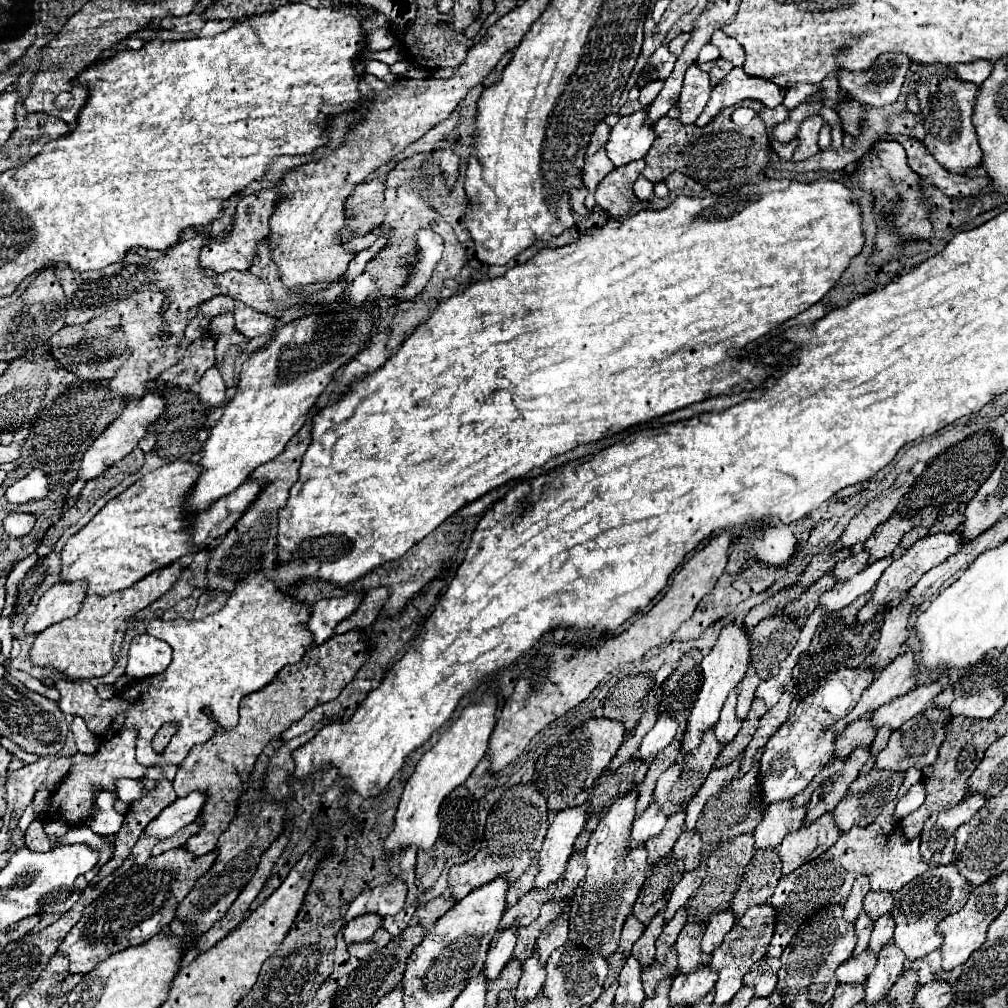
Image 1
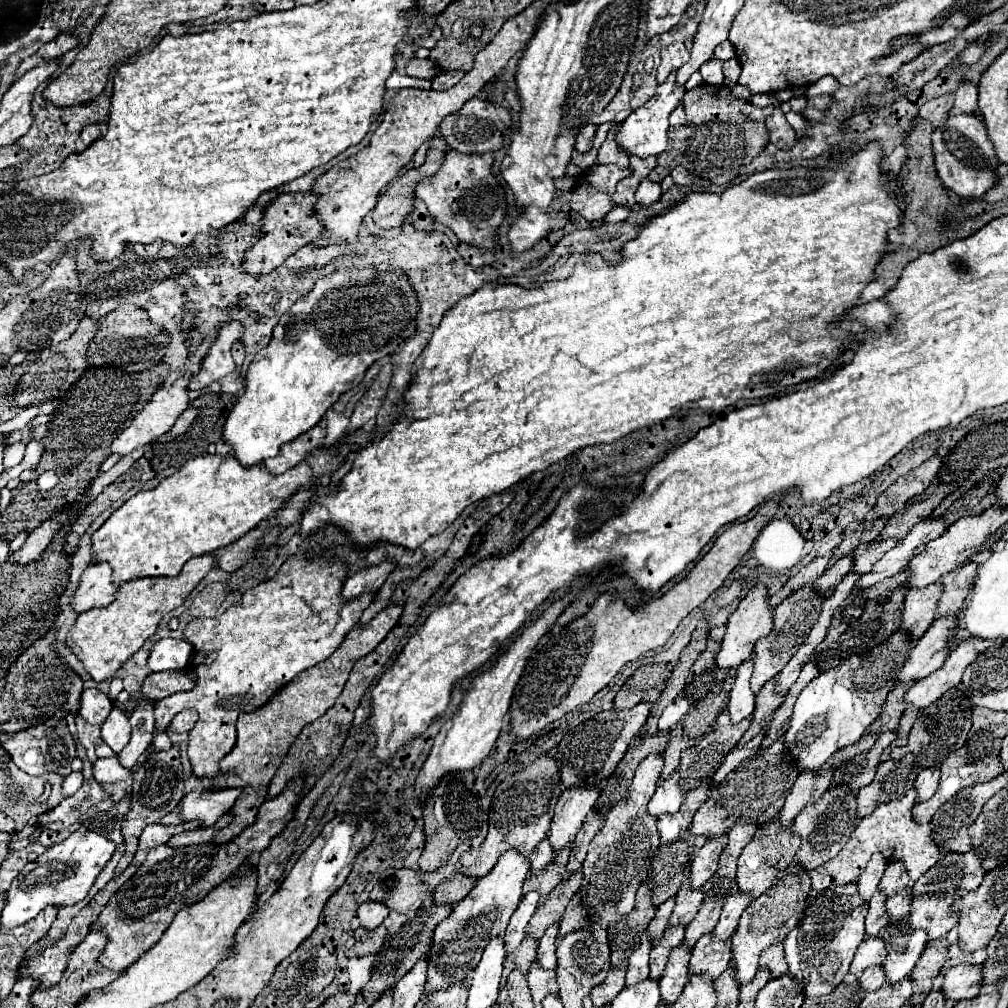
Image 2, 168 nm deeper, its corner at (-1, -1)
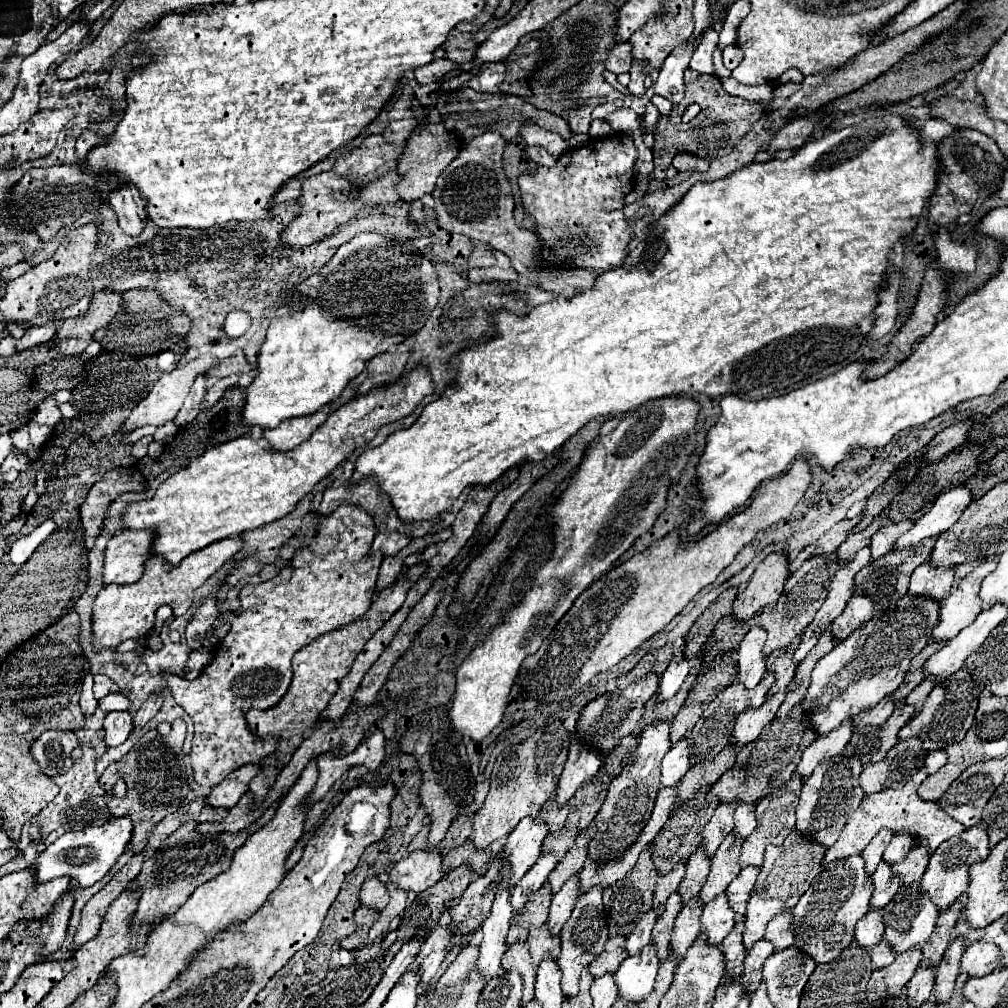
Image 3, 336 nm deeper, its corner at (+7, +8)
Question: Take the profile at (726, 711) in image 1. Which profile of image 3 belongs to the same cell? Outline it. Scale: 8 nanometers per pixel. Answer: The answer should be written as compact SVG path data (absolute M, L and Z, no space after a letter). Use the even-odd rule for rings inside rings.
M754 626L738 646L736 682L740 682L746 688L754 688L766 674L766 658L762 658L764 640L766 640L766 632Z

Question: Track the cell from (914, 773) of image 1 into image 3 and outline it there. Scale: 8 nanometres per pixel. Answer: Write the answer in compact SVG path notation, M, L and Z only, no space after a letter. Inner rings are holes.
M918 770L904 788L886 788L886 790L880 790L876 794L866 796L860 802L858 810L848 818L836 844L826 850L824 864L830 864L832 860L838 860L838 858L848 858L852 854L860 854L864 850L864 846L878 834L880 828L890 828L892 832L908 832L910 836L914 836L916 842L926 842L926 848L930 852L934 852L944 840L964 832L962 824L958 824L950 816L946 816L938 808L936 802L924 802L918 798L916 790L924 778L926 778L926 772Z

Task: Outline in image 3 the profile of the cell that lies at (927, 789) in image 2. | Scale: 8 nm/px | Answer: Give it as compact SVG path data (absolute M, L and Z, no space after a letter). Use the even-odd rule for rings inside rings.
M934 750L934 752L928 752L926 760L924 760L924 768L928 774L934 774L938 772L942 766L946 764L946 754L942 750Z

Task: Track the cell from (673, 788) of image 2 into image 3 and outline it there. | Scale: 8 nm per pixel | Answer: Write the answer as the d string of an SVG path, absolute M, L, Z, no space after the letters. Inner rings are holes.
M682 738L678 746L672 746L668 754L662 760L660 766L660 788L672 788L676 786L682 776L688 772L690 762L688 762L688 738Z

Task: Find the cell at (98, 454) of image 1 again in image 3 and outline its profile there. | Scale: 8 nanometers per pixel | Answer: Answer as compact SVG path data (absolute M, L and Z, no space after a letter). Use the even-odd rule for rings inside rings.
M206 354L206 356L200 356L200 358L194 358L194 360L190 360L190 362L180 362L172 372L164 374L164 376L154 384L154 388L148 392L148 396L146 396L142 402L136 404L136 408L132 410L132 414L130 414L130 416L126 418L126 422L124 422L124 432L132 432L132 430L136 430L136 428L140 428L140 426L146 426L146 424L162 426L162 424L174 420L176 414L178 414L178 410L182 408L182 402L184 402L184 398L186 398L186 394L188 394L188 390L190 390L190 386L192 386L192 382L194 382L194 378L196 378L198 374L206 374L208 368L212 368L212 366L216 366L216 364L218 364L218 360L216 360L214 356L208 356L208 354Z

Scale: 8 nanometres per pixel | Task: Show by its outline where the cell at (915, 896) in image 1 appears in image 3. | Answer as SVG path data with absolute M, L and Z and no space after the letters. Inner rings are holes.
M982 824L970 828L970 830L964 830L962 834L942 842L932 854L930 854L930 862L926 866L926 872L920 880L920 894L926 894L932 904L942 912L946 910L948 906L952 906L962 892L966 892L966 886L968 886L968 868L976 862L982 862L986 860L990 848L988 848L988 834L986 834L986 828Z

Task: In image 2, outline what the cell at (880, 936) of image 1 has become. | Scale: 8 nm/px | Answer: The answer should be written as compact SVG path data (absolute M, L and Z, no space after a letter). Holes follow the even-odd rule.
M910 887L906 891L902 891L902 893L894 893L894 895L888 897L886 909L888 909L892 921L908 917L908 913L910 913L910 899L912 899L912 889Z

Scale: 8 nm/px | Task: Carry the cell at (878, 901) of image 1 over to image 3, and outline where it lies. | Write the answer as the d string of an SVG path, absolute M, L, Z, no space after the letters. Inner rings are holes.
M894 834L894 838L884 850L884 862L890 866L896 862L902 862L912 846L914 846L914 840L910 838L910 834Z

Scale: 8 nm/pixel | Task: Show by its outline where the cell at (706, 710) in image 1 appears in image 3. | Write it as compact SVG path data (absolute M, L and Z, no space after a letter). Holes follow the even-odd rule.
M784 554L766 556L752 574L746 590L738 592L734 600L734 620L744 622L762 612L766 606L774 606L780 598L782 586L788 578L788 564Z

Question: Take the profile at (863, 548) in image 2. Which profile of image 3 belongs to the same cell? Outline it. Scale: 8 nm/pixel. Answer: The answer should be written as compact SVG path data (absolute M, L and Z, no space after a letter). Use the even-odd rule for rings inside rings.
M910 520L906 522L898 522L898 524L886 524L882 530L878 530L872 538L870 538L870 552L872 552L872 562L878 560L880 556L888 554L892 548L892 542L896 542L898 536L902 536L906 530L910 530Z

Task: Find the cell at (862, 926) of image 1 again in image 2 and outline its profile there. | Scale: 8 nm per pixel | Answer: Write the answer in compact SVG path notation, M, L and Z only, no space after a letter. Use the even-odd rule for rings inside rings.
M876 891L876 895L868 901L870 909L868 909L868 917L866 917L866 935L878 935L882 927L888 925L890 915L886 911L886 895L882 895L882 891Z

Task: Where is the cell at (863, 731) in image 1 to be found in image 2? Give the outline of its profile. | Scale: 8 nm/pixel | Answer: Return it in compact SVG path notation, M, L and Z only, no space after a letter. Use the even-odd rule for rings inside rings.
M904 683L904 685L896 685L894 691L888 695L884 711L880 713L880 717L874 721L874 725L868 729L868 733L886 733L886 731L894 731L898 727L898 721L902 717L904 711L904 695L906 691L912 687L912 683Z

